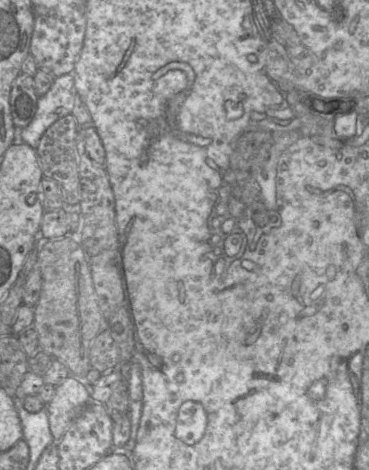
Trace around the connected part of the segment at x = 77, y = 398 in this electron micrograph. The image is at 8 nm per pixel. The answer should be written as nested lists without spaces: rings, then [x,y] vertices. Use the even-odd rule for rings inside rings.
[[[69,375],[56,386],[53,399],[46,405],[51,434],[58,442],[81,409],[90,401],[90,387]]]

